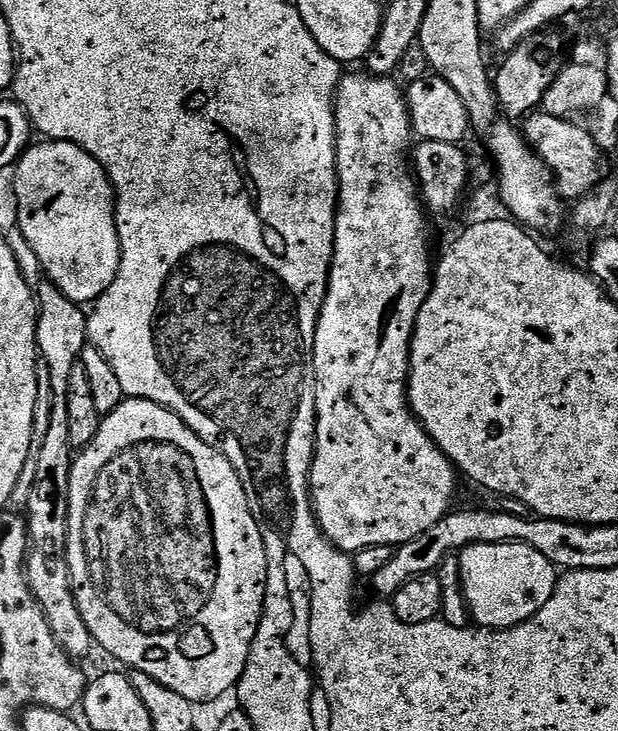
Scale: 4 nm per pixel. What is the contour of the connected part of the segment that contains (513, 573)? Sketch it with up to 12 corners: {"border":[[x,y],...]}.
{"border":[[529,544],[459,553],[460,585],[482,628],[526,622],[558,569]]}

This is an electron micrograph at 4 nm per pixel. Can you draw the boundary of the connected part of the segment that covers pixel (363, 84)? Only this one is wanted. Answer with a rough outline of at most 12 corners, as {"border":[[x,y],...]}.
{"border":[[341,75],[312,509],[355,554],[453,511],[408,405],[432,232],[395,79]]}

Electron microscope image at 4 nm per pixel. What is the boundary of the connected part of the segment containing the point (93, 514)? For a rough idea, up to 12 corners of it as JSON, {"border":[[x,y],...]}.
{"border":[[126,398],[70,474],[93,641],[235,688],[266,546],[234,466]]}

